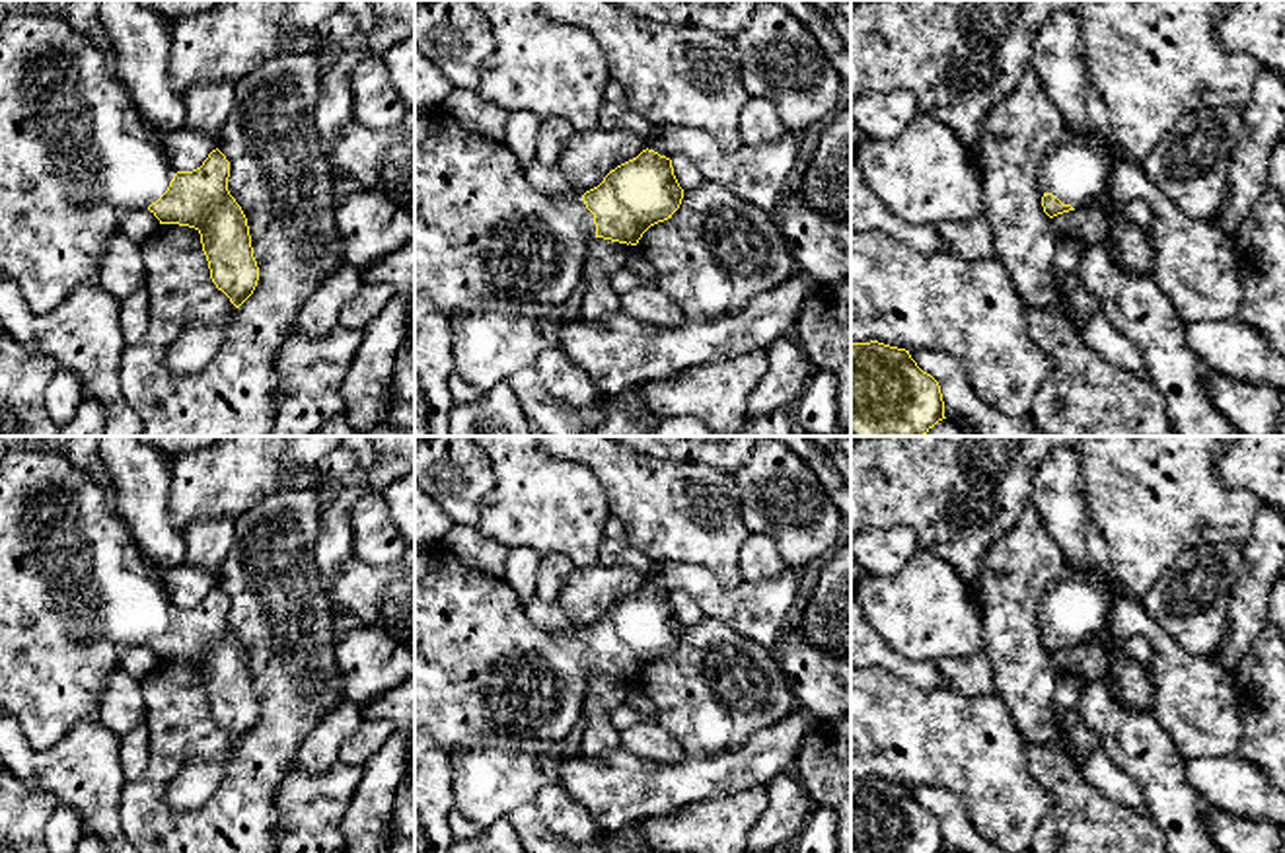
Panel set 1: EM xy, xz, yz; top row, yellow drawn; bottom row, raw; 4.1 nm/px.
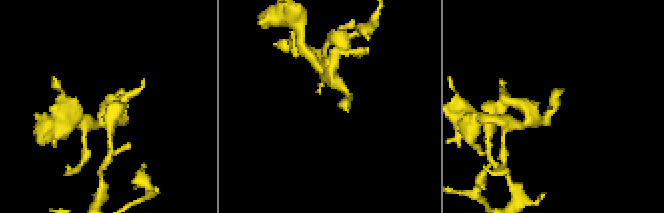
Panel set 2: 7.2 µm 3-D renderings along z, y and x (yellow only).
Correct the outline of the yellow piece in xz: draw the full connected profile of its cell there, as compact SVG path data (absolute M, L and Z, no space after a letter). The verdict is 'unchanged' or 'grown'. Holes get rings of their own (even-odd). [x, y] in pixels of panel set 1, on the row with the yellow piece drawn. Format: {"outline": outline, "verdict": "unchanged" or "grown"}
{"outline": "M430 109L415 119L415 296L430 298L446 315L473 310L481 300L565 304L582 280L594 238L637 245L650 226L672 218L681 199L672 160L648 148L584 195L543 195L528 183L518 158L502 142L465 129L442 109Z", "verdict": "grown"}

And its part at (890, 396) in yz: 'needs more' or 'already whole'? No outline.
already whole

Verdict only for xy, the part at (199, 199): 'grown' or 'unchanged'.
grown

